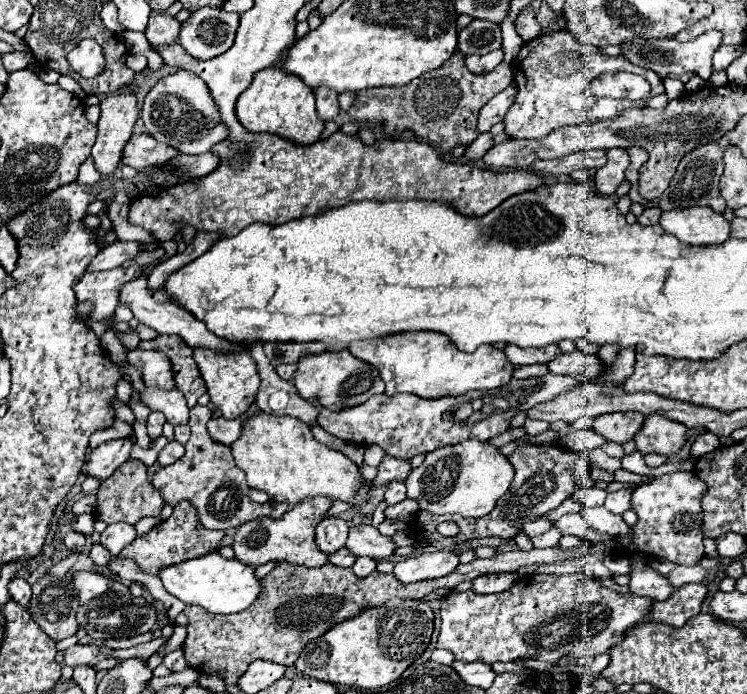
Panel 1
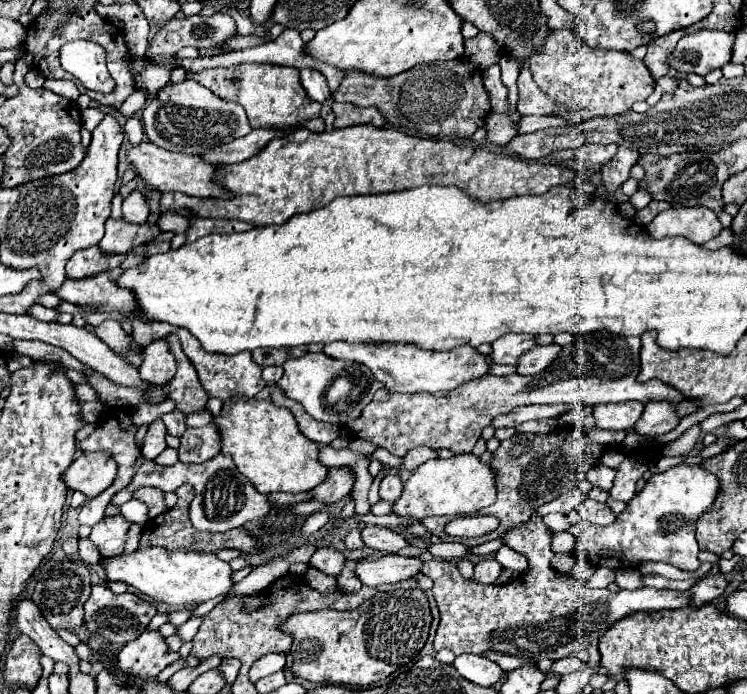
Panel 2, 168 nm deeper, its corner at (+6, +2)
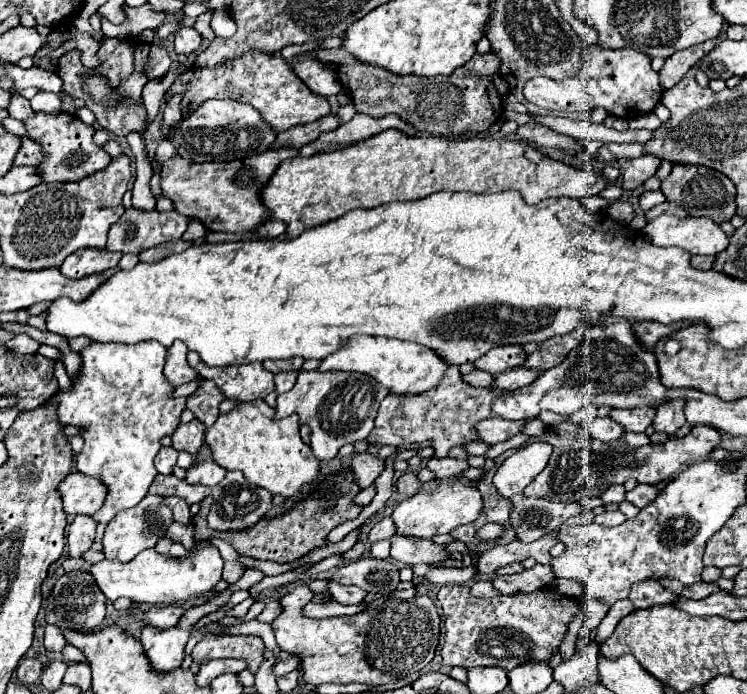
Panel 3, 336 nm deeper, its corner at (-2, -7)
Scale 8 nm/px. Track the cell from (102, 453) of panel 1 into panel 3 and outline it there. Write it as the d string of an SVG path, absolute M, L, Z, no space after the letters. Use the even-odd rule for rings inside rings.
M71 472L57 490L61 494L67 516L93 516L93 512L103 504L103 496L107 494L107 488L103 488L99 480L91 480L91 476L79 476L79 472Z

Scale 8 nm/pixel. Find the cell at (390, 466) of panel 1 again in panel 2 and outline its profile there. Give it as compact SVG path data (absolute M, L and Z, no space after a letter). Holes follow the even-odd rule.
M419 447L419 449L411 449L405 457L403 457L403 465L399 467L401 471L413 471L415 467L419 467L421 463L429 461L429 459L435 459L437 453L429 447Z

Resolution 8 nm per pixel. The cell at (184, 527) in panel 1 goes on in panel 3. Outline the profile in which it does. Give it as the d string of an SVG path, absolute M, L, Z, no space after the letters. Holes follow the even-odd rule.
M341 470L337 474L333 474L331 478L319 482L301 502L297 502L289 512L273 516L273 518L263 518L259 520L259 524L253 524L251 528L243 528L243 530L235 530L235 532L219 532L219 530L211 530L207 526L207 514L209 508L213 504L211 498L205 498L201 502L201 510L199 514L193 518L193 526L195 526L195 540L201 538L221 538L225 542L229 542L237 552L249 556L249 558L257 558L257 560L273 560L273 562L293 562L299 560L301 556L305 556L309 550L317 548L317 546L325 546L327 544L327 534L349 520L355 520L363 506L355 504L355 496L361 492L359 484L355 482L355 476L351 470Z

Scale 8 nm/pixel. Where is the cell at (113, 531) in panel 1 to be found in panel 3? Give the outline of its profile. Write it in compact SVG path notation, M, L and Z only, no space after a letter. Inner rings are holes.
M147 494L137 506L119 512L107 524L107 530L105 530L105 536L103 536L103 554L109 560L117 558L119 562L129 562L139 552L143 552L147 548L155 548L155 544L159 542L159 538L167 536L167 528L171 524L173 524L173 514L171 514L171 508L165 506L163 496Z

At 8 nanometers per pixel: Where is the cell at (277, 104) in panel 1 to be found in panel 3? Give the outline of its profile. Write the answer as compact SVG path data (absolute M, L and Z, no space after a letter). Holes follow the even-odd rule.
M247 50L243 56L227 60L213 68L197 68L197 66L189 68L173 82L173 86L165 96L165 102L175 94L183 96L181 98L183 118L187 114L193 114L205 100L231 98L257 108L263 120L271 124L275 132L285 132L293 126L315 122L331 112L327 98L311 92L279 54L265 54L261 50Z

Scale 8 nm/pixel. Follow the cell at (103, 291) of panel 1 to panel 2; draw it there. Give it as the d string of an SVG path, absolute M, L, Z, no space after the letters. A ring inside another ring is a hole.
M95 245L83 251L77 251L69 261L67 261L67 277L69 279L85 279L91 275L99 275L103 271L121 267L126 255L105 255L99 251L99 246Z

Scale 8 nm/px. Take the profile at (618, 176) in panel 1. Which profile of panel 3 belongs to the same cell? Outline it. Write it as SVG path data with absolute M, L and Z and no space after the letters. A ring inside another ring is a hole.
M643 154L635 160L621 160L619 166L623 170L623 188L625 190L635 190L643 186L643 182L651 176L655 176L657 168L661 164L661 158L653 154Z

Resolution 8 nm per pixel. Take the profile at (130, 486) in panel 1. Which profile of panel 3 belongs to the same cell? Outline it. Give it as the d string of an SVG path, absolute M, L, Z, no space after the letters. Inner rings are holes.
M169 496L165 498L167 500L167 506L173 510L173 516L177 522L181 524L189 524L193 520L191 512L189 512L189 504L183 500L183 498L177 498L177 496Z

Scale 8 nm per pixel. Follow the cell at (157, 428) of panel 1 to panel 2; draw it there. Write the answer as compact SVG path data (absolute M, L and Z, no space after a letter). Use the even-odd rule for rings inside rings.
M155 419L149 429L147 429L147 435L145 435L145 443L141 447L141 453L145 459L155 459L167 445L165 445L165 435L167 435L167 429L165 429L165 423L161 419Z

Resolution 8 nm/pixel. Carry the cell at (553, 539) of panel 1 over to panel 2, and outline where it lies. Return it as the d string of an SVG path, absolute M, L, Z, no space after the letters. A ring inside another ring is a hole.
M569 511L569 513L555 513L555 515L545 515L543 523L545 527L549 527L551 531L567 531L575 521L579 519L577 511Z

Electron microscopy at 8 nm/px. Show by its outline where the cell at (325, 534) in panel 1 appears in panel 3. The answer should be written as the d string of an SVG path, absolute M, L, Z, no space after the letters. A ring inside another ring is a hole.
M329 582L329 590L331 590L331 598L339 604L361 604L367 596L363 588L343 588L341 584L331 584L331 582Z

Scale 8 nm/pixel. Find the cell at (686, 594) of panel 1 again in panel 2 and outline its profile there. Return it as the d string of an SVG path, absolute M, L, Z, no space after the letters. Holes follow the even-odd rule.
M721 573L697 581L689 591L691 591L691 607L701 607L711 603L715 597L719 597L727 587L727 581Z

